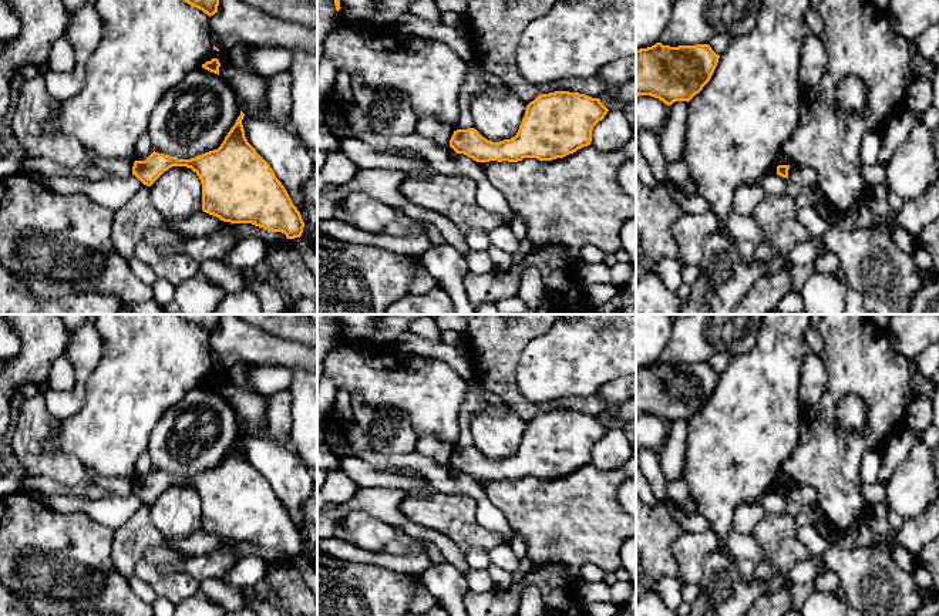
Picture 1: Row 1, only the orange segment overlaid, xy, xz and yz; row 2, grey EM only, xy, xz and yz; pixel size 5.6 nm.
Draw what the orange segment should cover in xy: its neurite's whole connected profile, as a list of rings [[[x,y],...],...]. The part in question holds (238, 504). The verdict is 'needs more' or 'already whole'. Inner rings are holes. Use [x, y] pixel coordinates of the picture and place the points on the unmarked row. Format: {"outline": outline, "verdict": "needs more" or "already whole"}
{"outline": [[[240,430],[218,468],[205,471],[191,478],[152,471],[145,479],[135,479],[132,494],[144,504],[151,505],[165,489],[172,485],[191,487],[202,502],[202,529],[230,542],[252,542],[255,545],[282,551],[287,558],[300,556],[304,541],[293,524],[287,509],[276,496],[270,484],[248,461],[242,444],[245,432]]], "verdict": "already whole"}

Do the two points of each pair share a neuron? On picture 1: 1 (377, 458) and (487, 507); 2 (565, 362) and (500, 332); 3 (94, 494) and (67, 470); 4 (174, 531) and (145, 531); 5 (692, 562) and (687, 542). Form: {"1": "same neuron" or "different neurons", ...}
{"1": "same neuron", "2": "different neurons", "3": "different neurons", "4": "different neurons", "5": "same neuron"}

